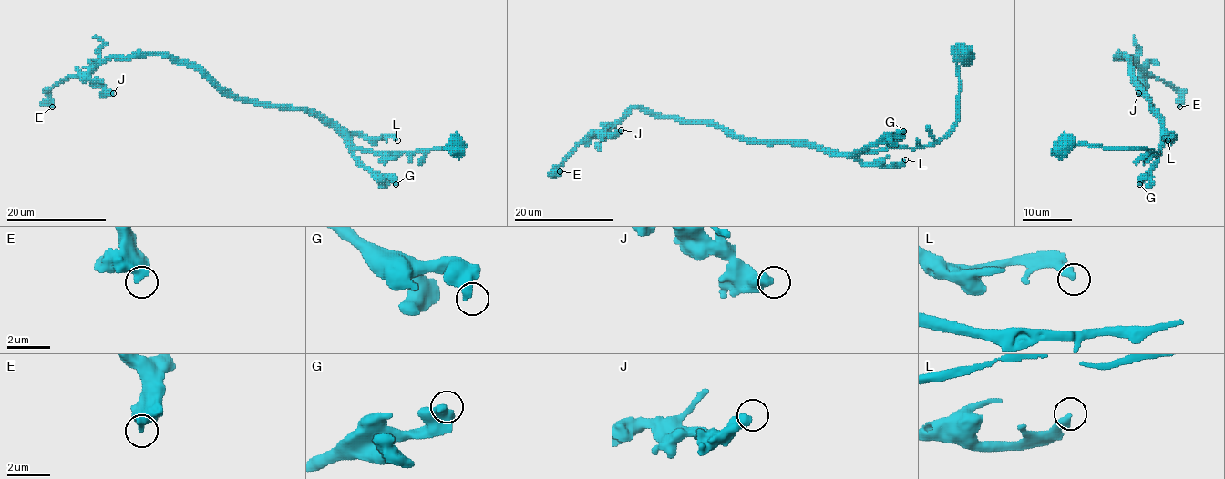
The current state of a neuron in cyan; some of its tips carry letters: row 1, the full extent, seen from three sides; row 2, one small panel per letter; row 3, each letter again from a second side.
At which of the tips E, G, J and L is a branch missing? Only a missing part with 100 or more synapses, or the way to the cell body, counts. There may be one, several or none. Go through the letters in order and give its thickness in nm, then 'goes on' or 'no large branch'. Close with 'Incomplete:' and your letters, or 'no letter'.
E: 600 nm thick; no large branch
G: 440 nm thick; no large branch
J: 480 nm thick; no large branch
L: 320 nm thick; no large branch
Incomplete: no letter

